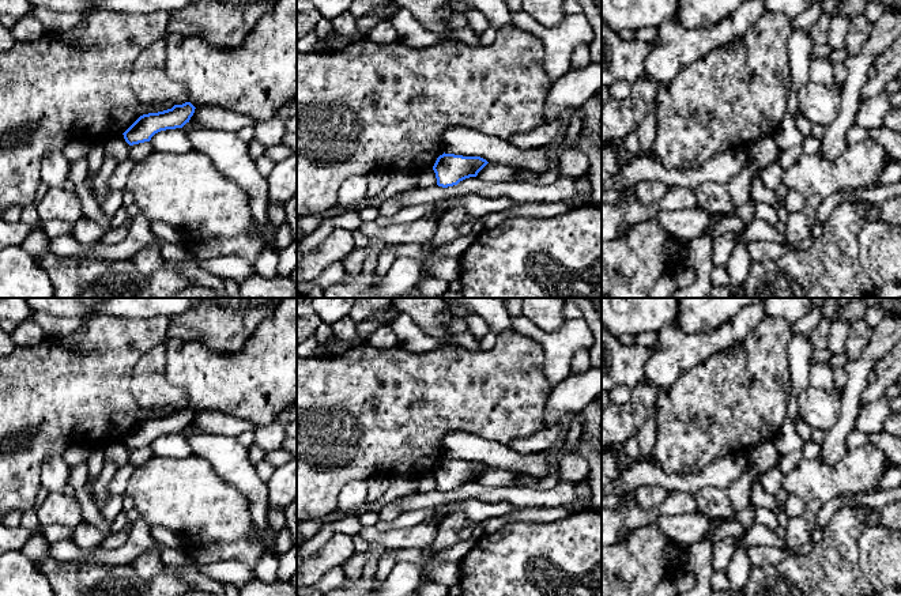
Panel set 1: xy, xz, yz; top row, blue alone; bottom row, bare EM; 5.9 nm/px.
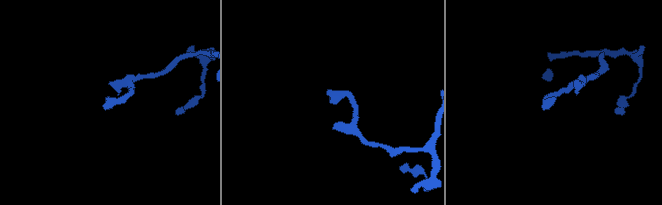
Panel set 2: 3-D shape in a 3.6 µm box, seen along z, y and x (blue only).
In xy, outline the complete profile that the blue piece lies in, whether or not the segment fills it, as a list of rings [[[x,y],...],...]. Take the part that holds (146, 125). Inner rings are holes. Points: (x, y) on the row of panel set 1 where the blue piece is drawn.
[[[191,102],[174,105],[171,109],[140,116],[122,135],[129,146],[150,142],[151,137],[166,129],[182,128],[195,113]]]

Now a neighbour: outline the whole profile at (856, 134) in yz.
[[[853,125],[848,133],[847,133],[847,140],[848,143],[859,143],[862,140],[864,140],[867,137],[867,129],[859,127],[859,125]]]

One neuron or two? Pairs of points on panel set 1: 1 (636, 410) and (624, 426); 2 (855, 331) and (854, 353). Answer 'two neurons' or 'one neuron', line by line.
1: one neuron
2: one neuron

